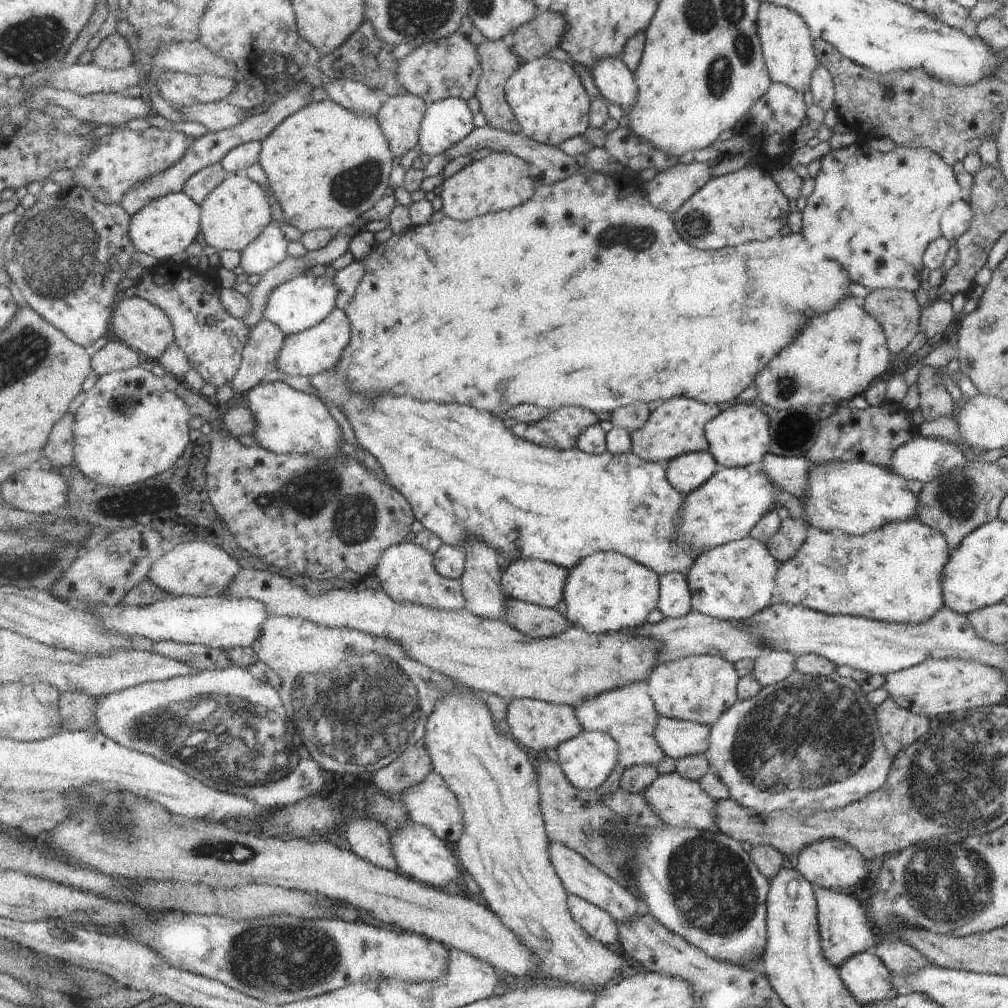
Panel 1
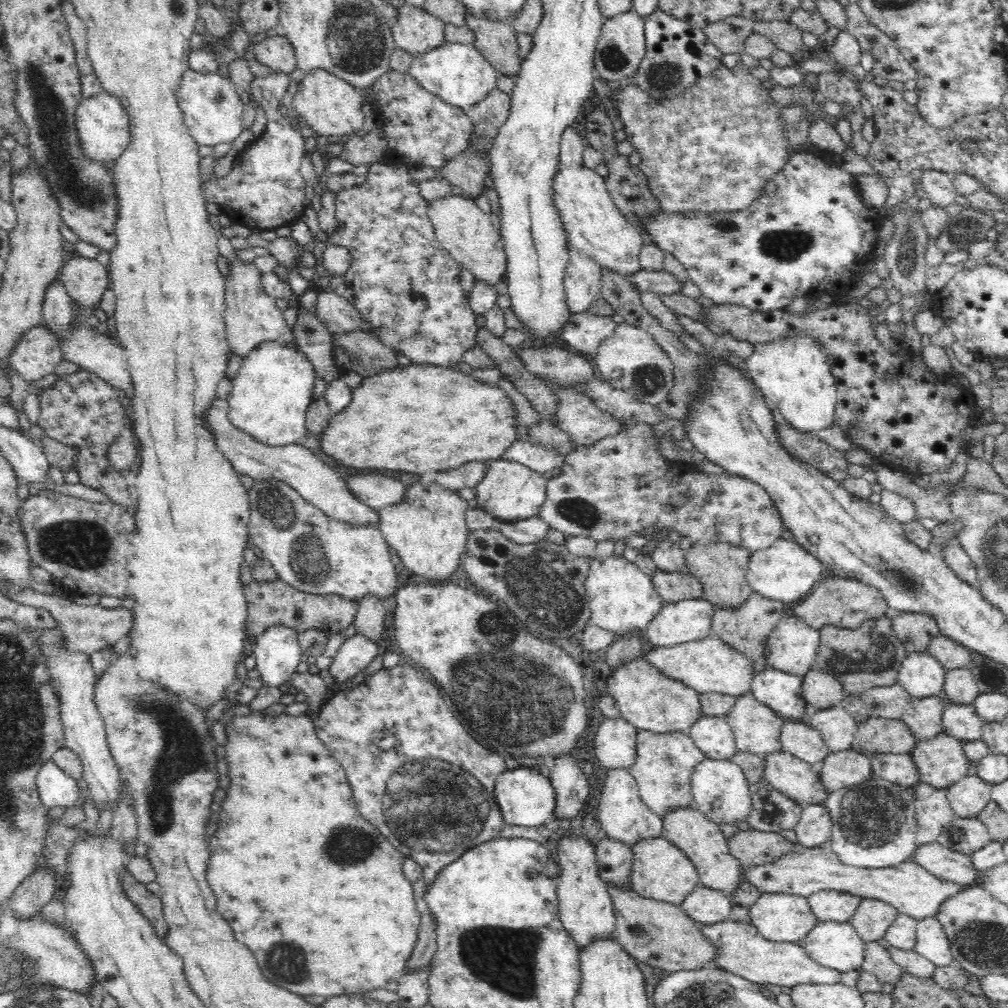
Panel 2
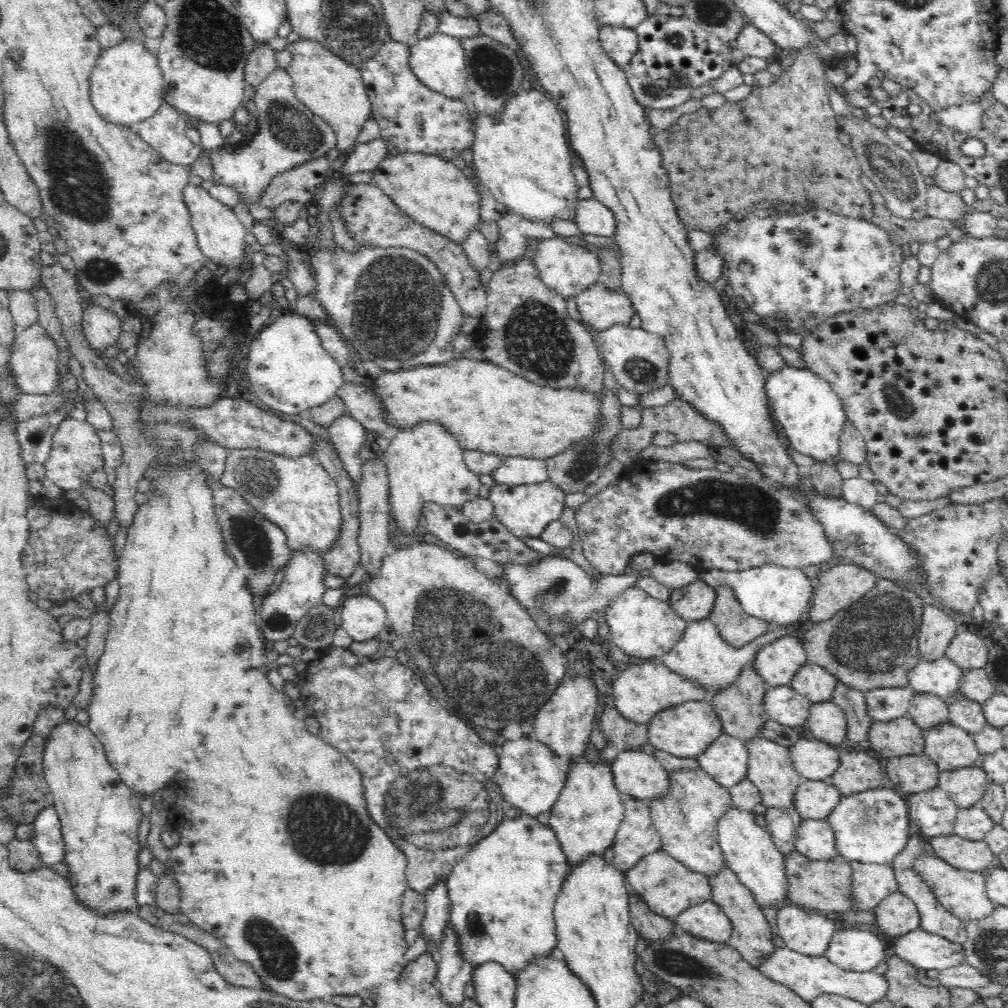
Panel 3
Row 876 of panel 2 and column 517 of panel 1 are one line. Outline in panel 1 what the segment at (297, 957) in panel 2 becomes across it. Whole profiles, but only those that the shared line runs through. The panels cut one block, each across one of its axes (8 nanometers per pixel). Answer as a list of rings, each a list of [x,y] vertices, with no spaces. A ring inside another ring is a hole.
[[[581,171],[556,184],[539,177],[536,184],[537,194],[526,205],[468,221],[446,216],[443,220],[432,220],[430,224],[413,225],[407,232],[396,234],[390,242],[373,246],[371,254],[363,260],[367,274],[354,302],[345,310],[354,328],[354,340],[337,367],[342,376],[350,378],[350,386],[356,392],[362,392],[368,400],[376,400],[384,394],[396,394],[422,402],[461,403],[490,413],[502,412],[520,404],[552,410],[578,406],[596,413],[614,413],[641,401],[650,404],[677,397],[689,397],[710,405],[726,404],[754,383],[758,390],[758,372],[778,354],[778,350],[786,348],[812,316],[832,310],[851,294],[851,280],[846,270],[842,270],[838,262],[814,254],[802,234],[791,233],[784,238],[768,238],[762,242],[728,246],[726,250],[704,252],[682,237],[670,212],[656,208],[650,202],[645,194],[646,183],[640,178]],[[694,320],[700,324],[698,338],[694,338]]]

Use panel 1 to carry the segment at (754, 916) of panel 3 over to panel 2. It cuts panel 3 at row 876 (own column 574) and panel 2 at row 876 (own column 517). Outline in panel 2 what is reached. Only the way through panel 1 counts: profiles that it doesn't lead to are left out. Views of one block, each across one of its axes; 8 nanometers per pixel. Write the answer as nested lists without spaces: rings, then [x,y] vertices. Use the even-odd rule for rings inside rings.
[[[693,804],[668,808],[662,812],[661,818],[663,821],[661,838],[668,840],[693,862],[699,873],[700,884],[722,889],[725,894],[736,887],[741,879],[740,871],[738,871],[740,861],[730,853],[726,838],[719,828],[720,824],[713,822]]]

